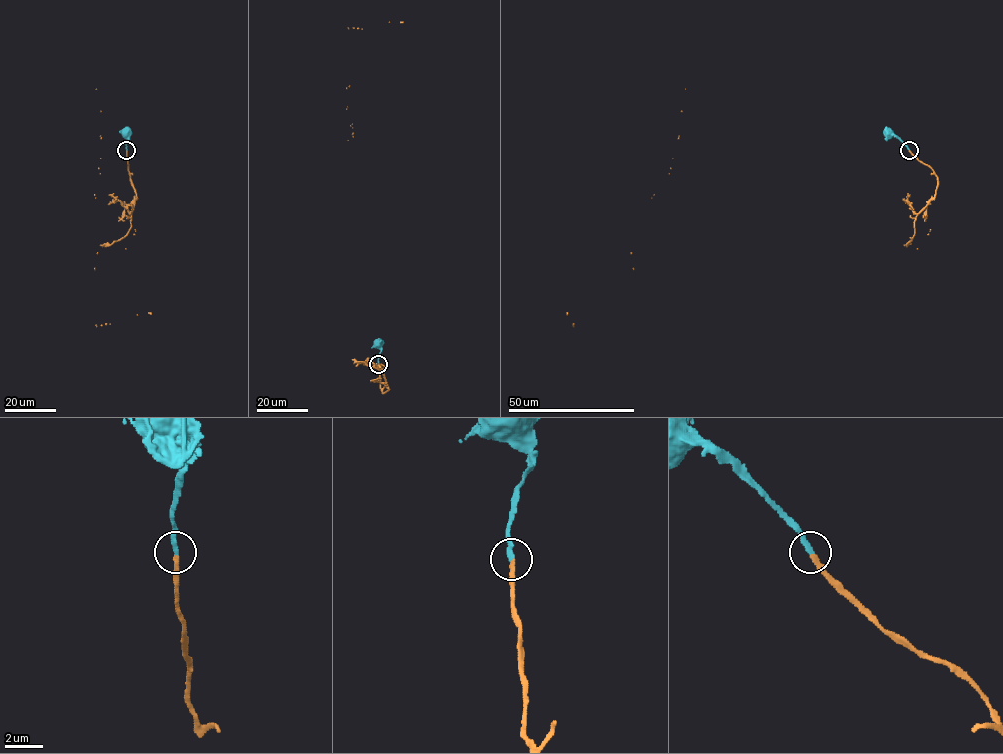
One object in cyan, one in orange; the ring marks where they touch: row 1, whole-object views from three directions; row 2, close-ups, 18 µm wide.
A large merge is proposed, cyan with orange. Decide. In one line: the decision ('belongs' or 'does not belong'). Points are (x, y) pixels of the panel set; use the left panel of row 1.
belongs

